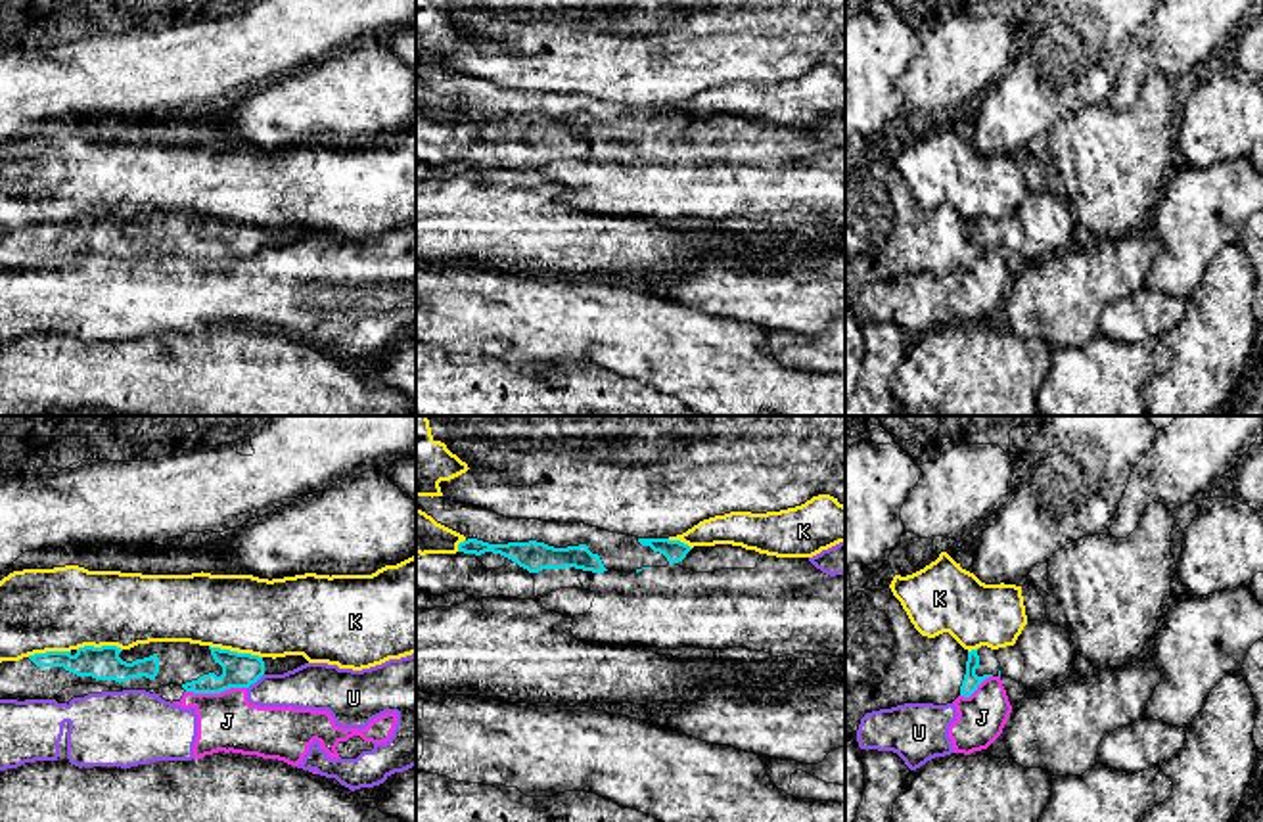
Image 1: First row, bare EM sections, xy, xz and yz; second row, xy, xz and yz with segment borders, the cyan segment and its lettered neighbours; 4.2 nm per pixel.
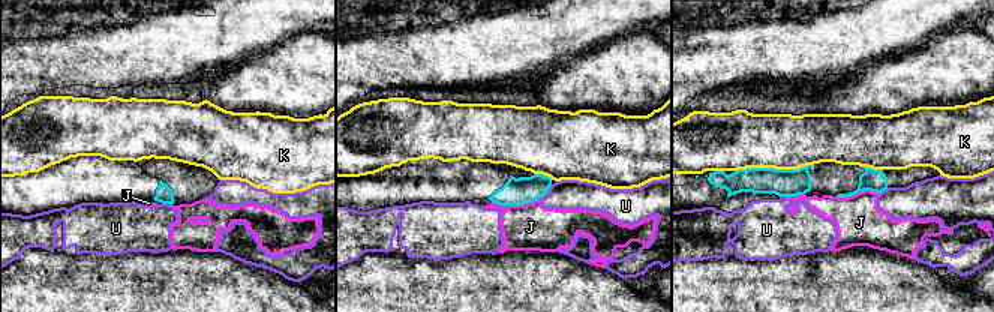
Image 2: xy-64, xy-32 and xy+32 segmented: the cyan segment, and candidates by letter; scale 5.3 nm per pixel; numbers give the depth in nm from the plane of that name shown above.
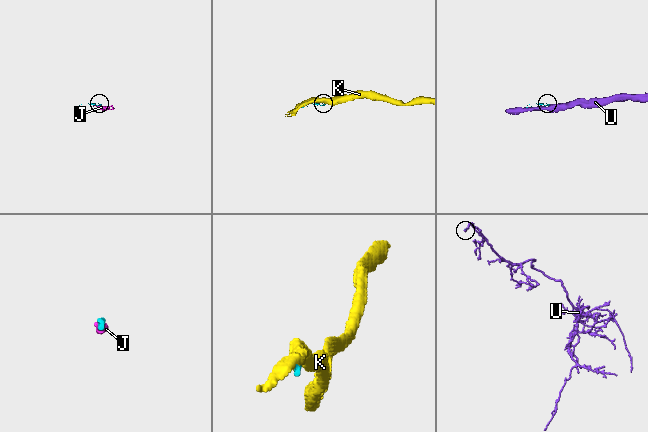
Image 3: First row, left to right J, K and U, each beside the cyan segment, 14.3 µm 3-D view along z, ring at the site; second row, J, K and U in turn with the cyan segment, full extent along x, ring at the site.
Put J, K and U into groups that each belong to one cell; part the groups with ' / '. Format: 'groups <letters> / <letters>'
groups J U / K

